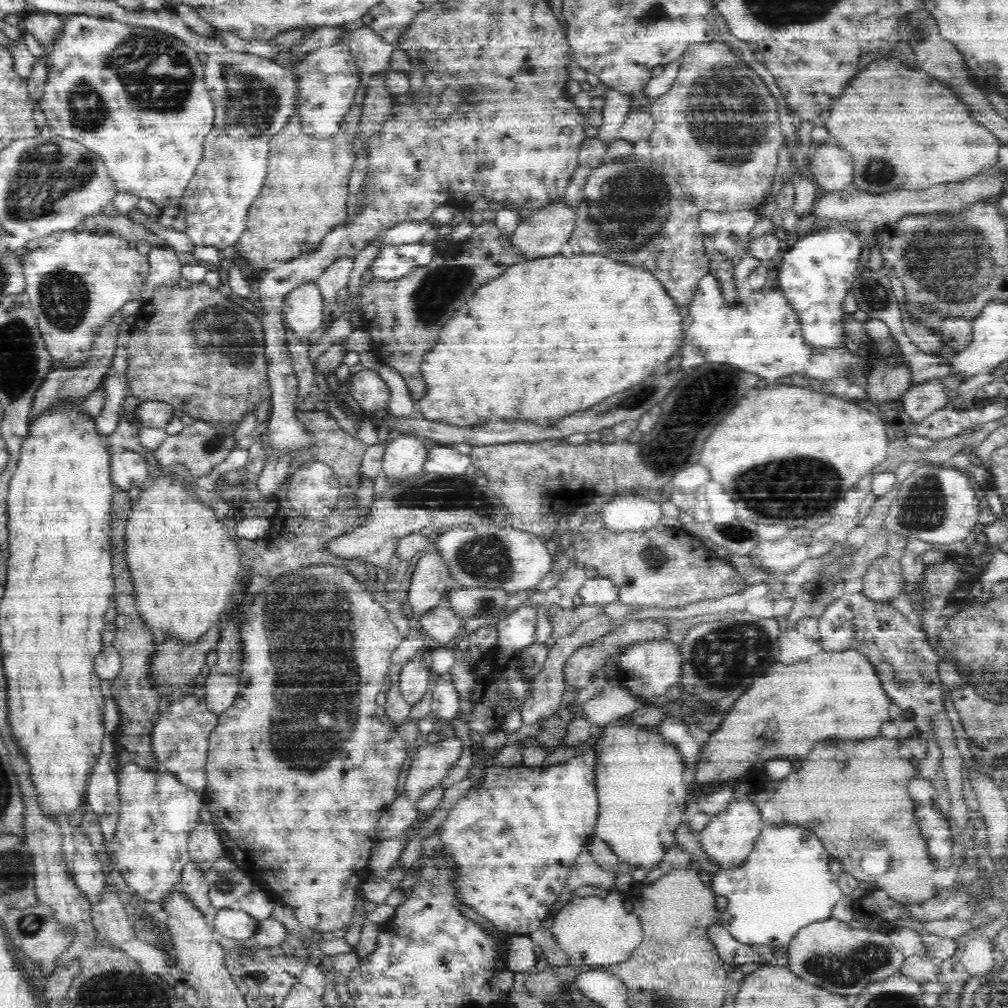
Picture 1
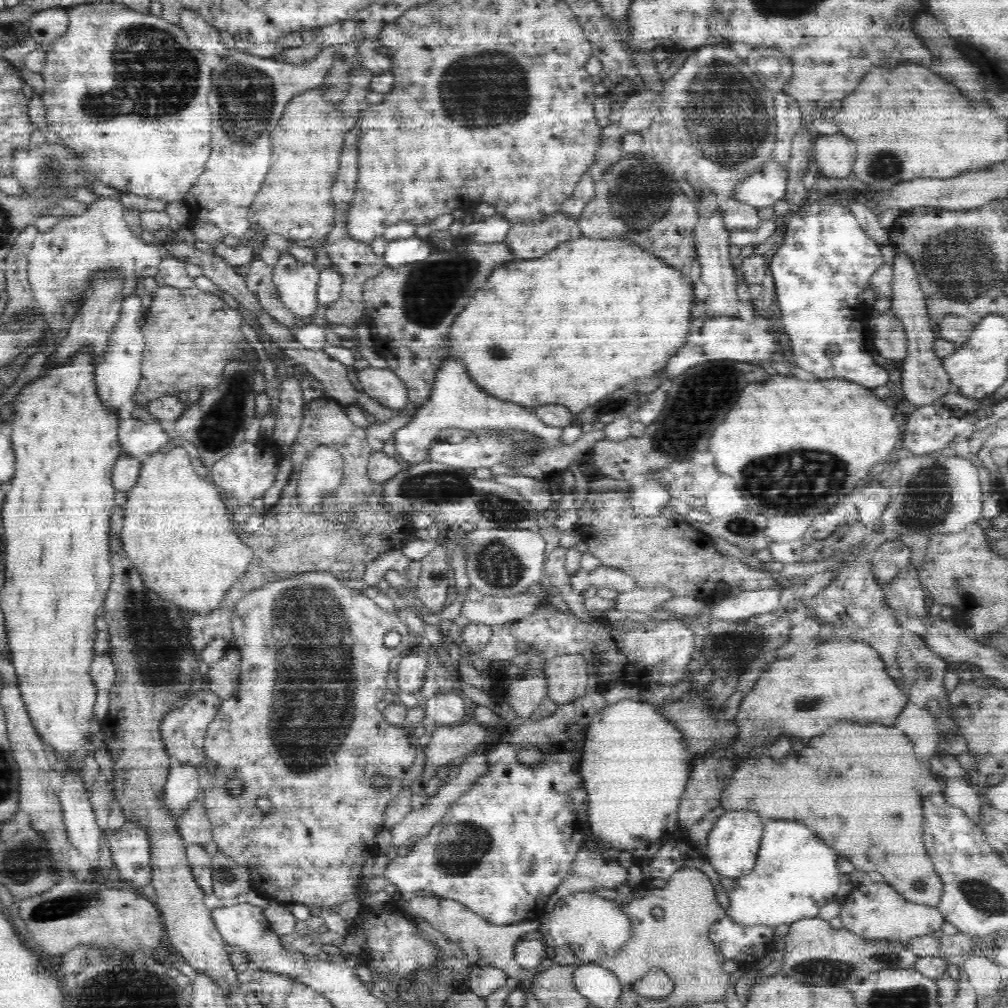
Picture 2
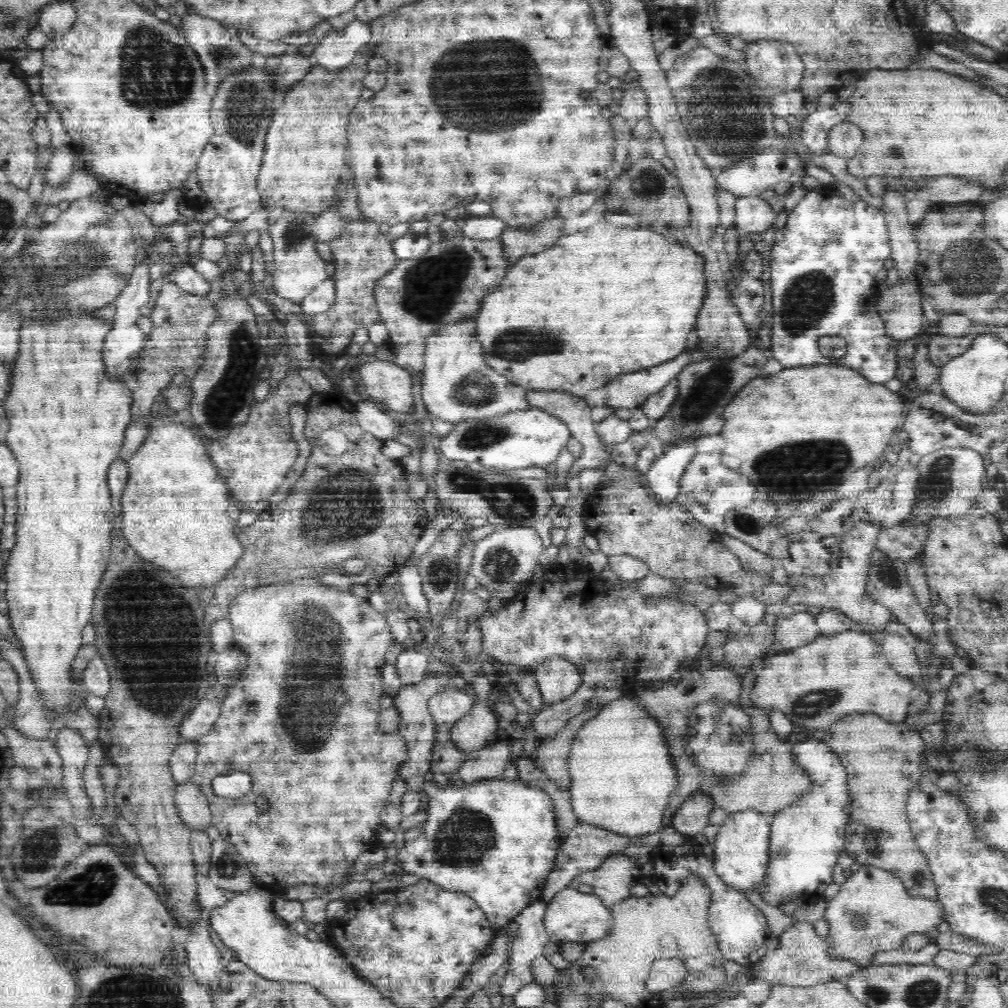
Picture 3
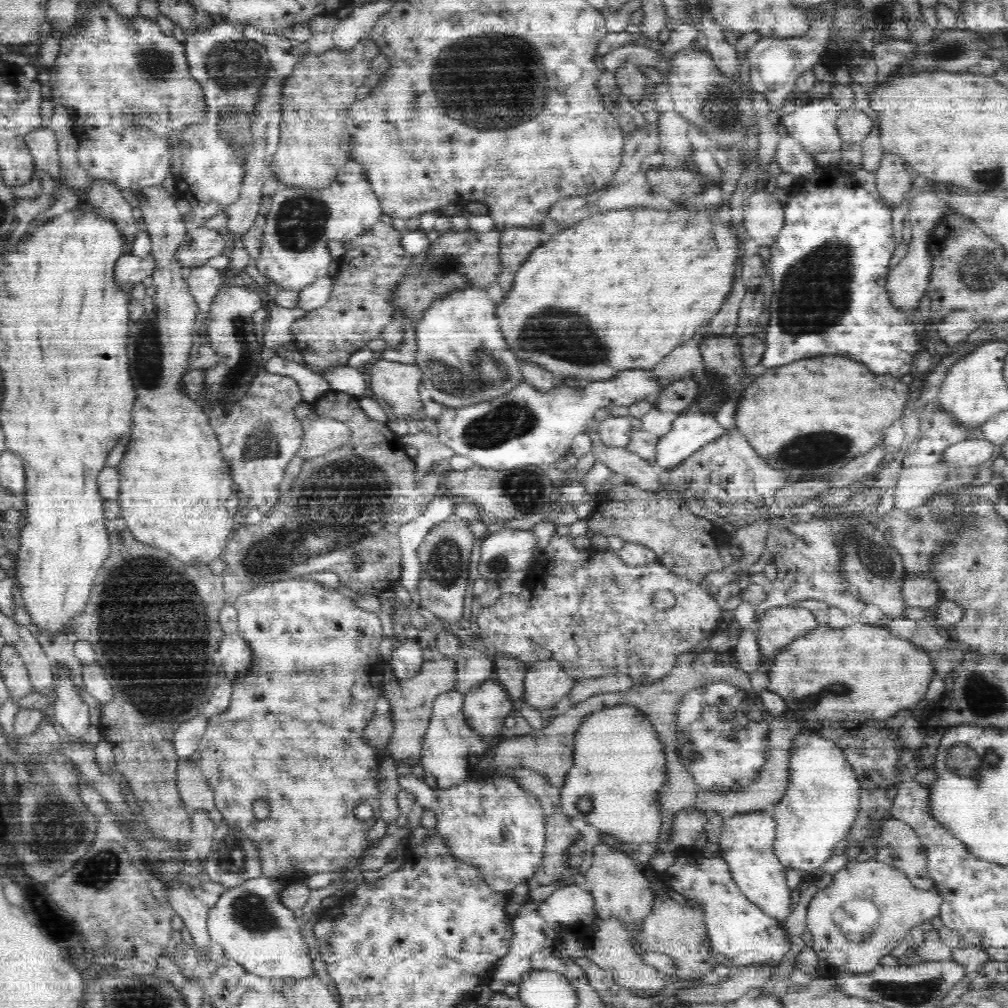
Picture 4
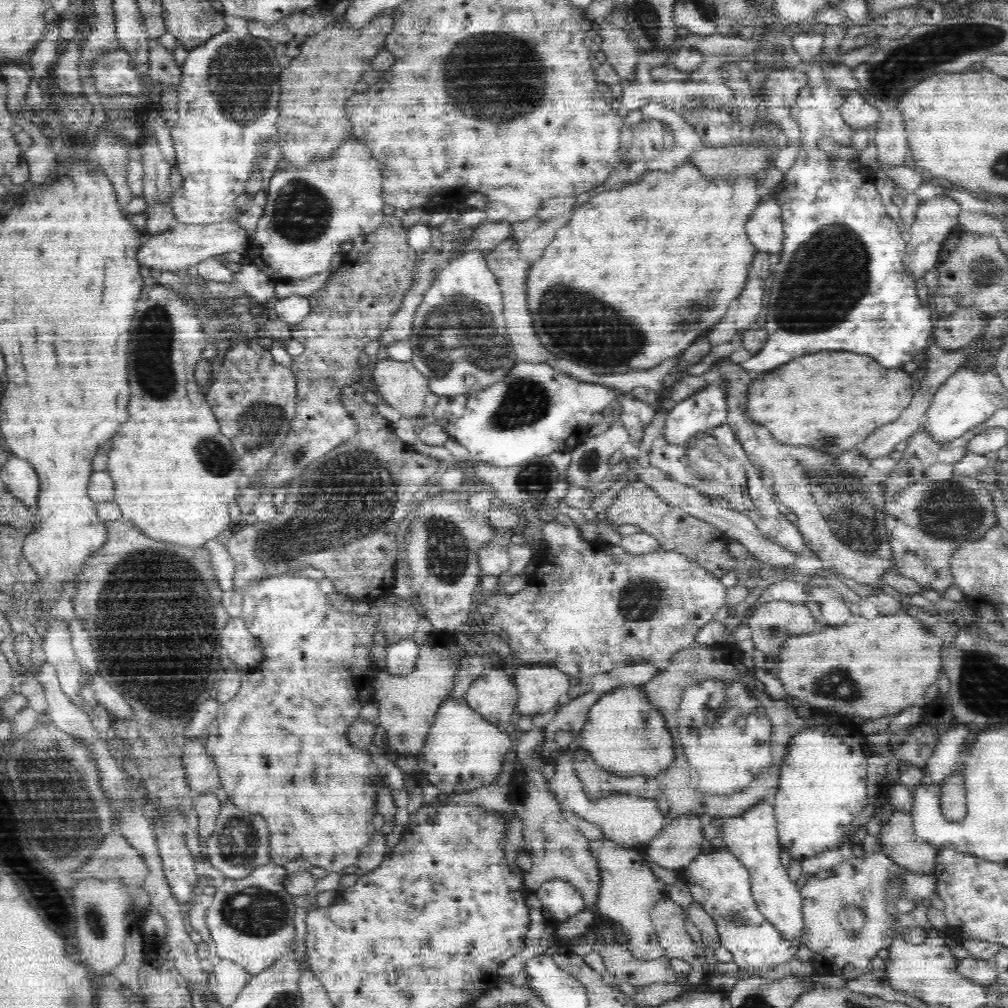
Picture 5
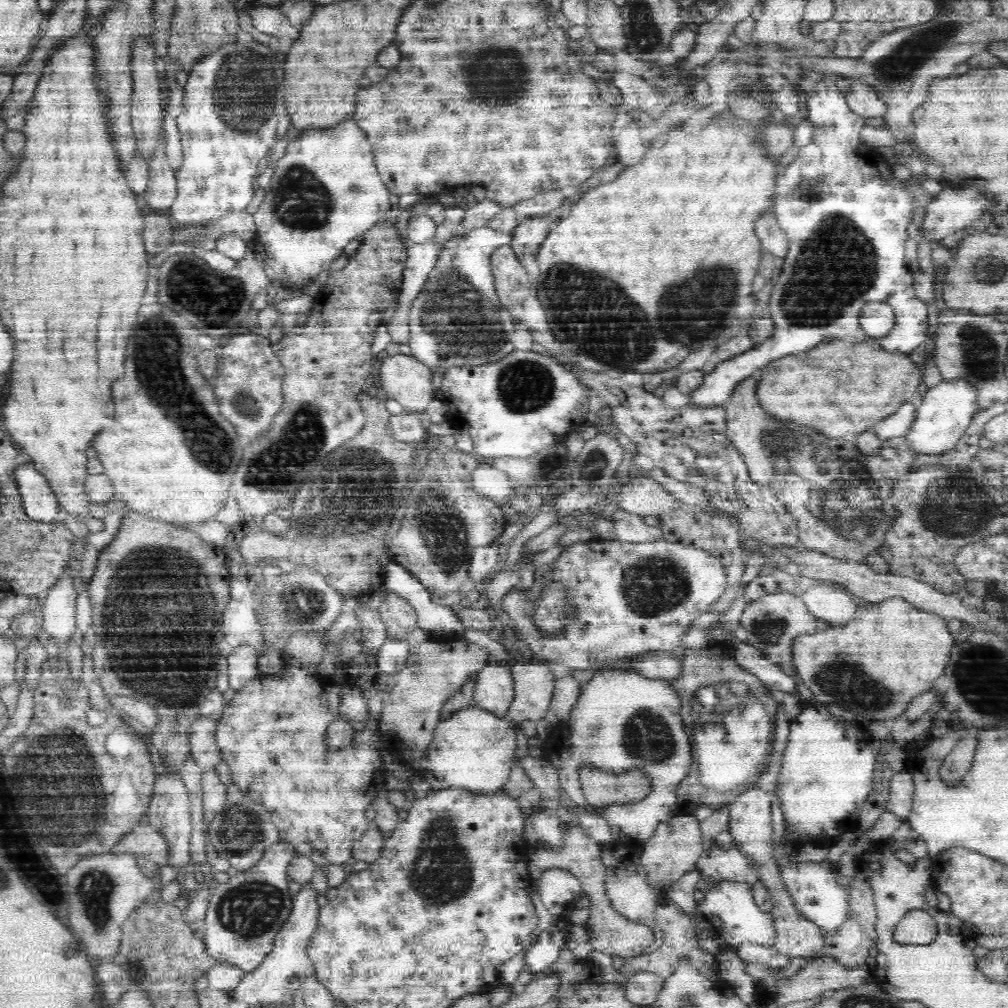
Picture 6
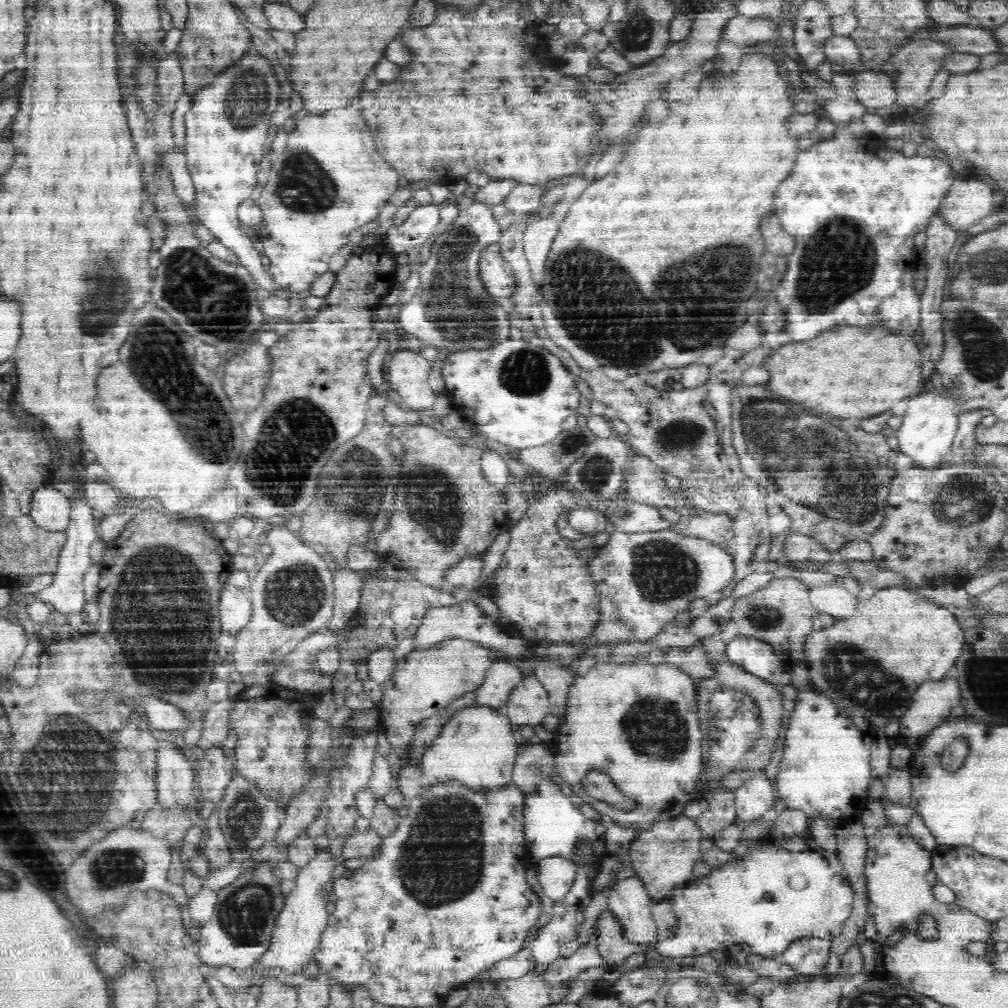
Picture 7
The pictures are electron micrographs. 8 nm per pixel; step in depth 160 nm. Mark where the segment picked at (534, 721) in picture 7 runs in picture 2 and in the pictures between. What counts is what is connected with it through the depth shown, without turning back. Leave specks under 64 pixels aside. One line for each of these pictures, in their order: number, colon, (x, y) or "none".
2: (566, 676)
3: (556, 678)
4: (545, 683)
5: (540, 686)
6: (532, 681)

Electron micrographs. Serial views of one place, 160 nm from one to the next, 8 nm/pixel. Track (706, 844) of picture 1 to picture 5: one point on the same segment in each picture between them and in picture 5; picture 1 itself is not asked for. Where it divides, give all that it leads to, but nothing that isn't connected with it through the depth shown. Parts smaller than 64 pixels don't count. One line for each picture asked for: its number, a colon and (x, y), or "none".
2: (733, 845)
3: (742, 851)
4: (747, 840)
5: (752, 836)

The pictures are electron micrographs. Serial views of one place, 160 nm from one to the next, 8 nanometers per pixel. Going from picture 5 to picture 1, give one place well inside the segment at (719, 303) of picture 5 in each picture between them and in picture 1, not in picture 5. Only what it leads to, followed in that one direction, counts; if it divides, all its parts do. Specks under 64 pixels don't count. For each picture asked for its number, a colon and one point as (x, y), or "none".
1: (517, 346)
2: (599, 313)
3: (572, 316)
4: (578, 296)

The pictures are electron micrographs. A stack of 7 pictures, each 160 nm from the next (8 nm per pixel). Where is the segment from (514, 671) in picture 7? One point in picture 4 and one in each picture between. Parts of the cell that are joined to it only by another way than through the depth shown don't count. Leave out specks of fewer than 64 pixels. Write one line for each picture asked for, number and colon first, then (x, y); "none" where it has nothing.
4: (487, 705)
5: (494, 694)
6: (493, 691)

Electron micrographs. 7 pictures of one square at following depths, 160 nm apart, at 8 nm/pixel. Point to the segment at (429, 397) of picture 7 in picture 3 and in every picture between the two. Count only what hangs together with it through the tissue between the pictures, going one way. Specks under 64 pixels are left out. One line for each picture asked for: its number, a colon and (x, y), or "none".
3: (389, 383)
4: (397, 383)
5: (400, 384)
6: (404, 378)

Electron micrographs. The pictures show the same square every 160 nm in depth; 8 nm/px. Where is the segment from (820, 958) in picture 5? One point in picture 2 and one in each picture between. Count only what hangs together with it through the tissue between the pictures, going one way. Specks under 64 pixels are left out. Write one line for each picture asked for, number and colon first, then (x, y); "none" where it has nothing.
2: (874, 911)
3: (891, 912)
4: (902, 906)

